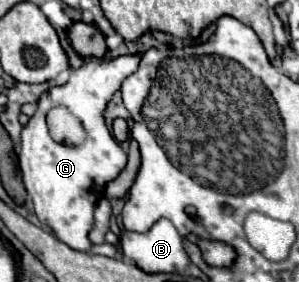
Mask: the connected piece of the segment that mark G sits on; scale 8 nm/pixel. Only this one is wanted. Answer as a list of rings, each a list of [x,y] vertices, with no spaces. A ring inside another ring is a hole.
[[[123,55],[111,61],[105,59],[85,59],[85,65],[71,73],[69,81],[59,87],[51,87],[41,99],[35,115],[23,127],[21,133],[21,155],[19,169],[23,175],[23,185],[33,199],[35,215],[43,225],[47,225],[59,241],[67,243],[71,249],[89,251],[89,231],[93,227],[93,209],[105,193],[105,185],[113,181],[125,167],[127,155],[121,145],[113,139],[105,127],[103,109],[109,99],[119,91],[125,77],[137,71],[141,55]],[[49,107],[69,107],[81,125],[85,127],[85,143],[81,147],[65,147],[65,143],[53,143],[49,139],[49,129],[45,127],[45,115]]]

